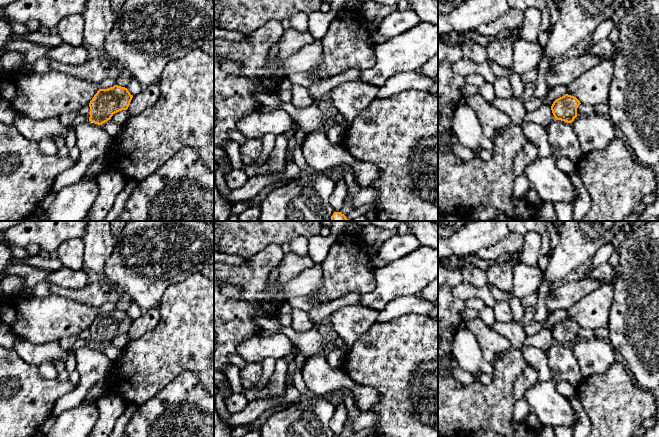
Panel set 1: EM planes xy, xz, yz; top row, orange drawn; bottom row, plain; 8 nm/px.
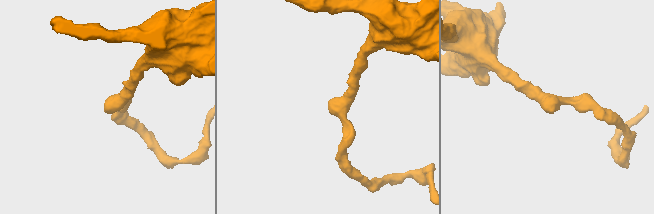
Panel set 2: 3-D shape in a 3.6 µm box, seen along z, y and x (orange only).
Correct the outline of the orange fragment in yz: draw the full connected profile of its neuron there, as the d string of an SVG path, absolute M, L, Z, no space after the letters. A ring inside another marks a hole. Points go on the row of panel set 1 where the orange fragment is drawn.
M565 94L553 102L551 110L555 119L572 123L577 117L577 108L580 104L576 97Z

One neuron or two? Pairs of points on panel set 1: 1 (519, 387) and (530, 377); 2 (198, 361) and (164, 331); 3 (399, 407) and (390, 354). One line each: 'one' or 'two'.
1: one
2: one
3: one

